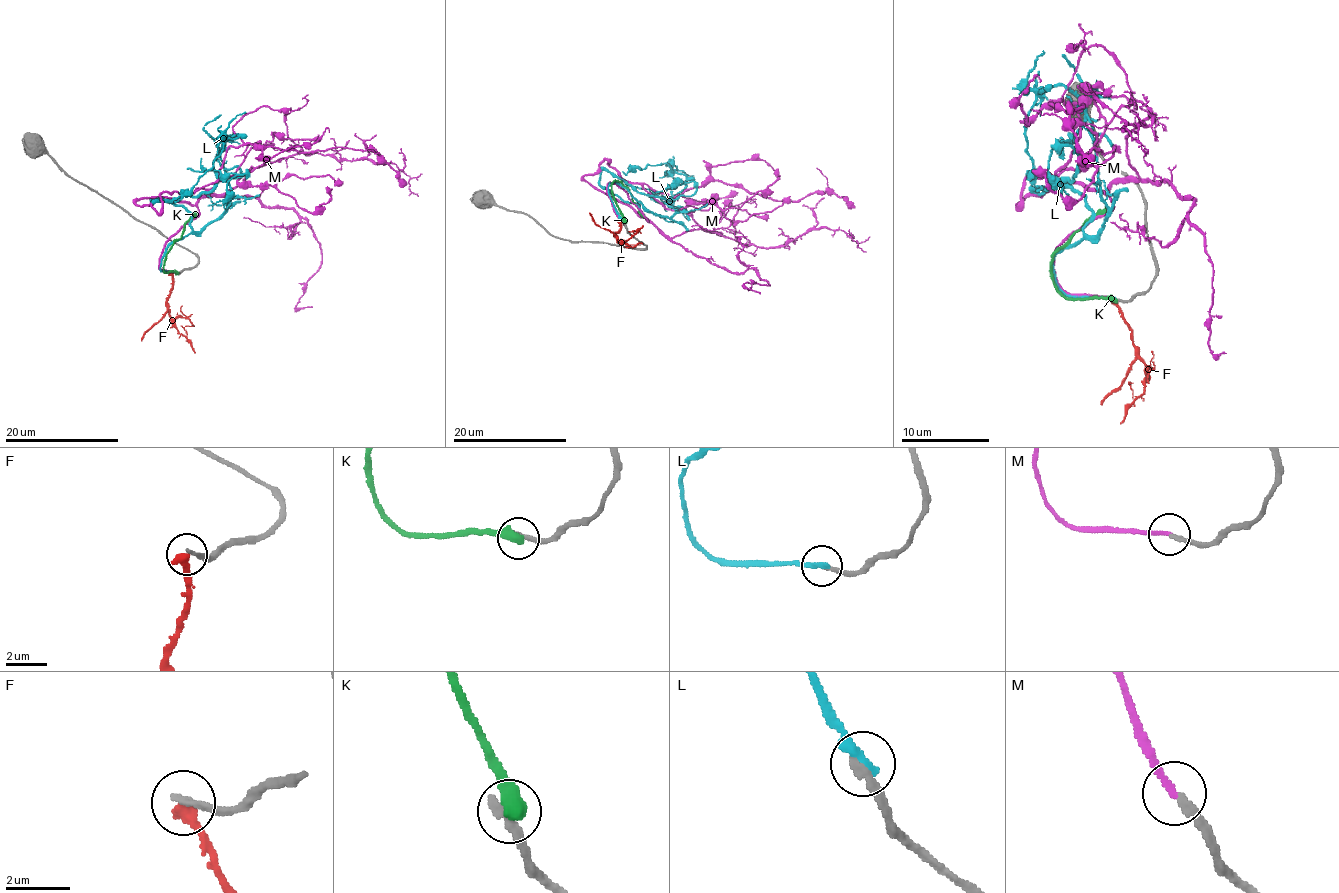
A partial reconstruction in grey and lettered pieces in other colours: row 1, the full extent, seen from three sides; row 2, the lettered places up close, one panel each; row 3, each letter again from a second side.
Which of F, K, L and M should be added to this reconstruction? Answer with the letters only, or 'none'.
M

